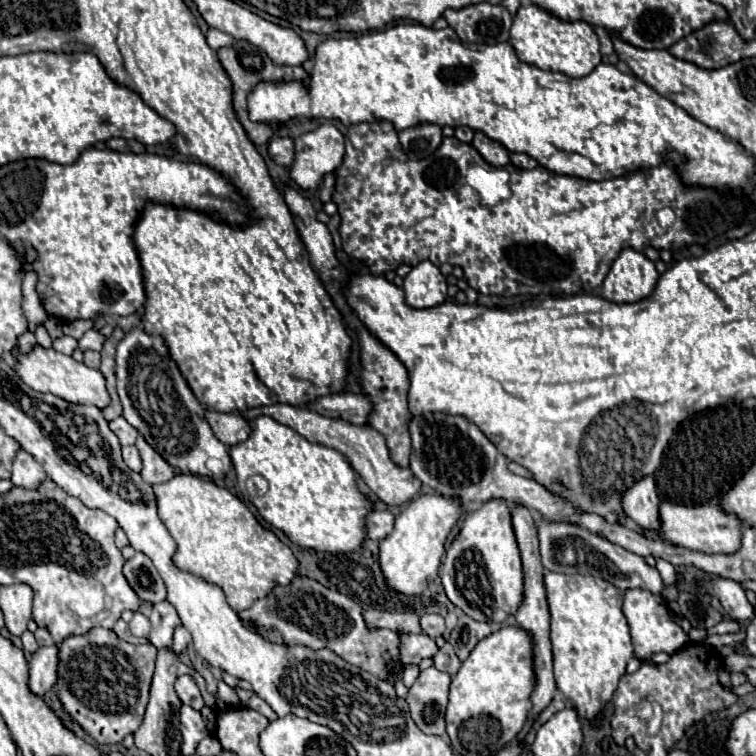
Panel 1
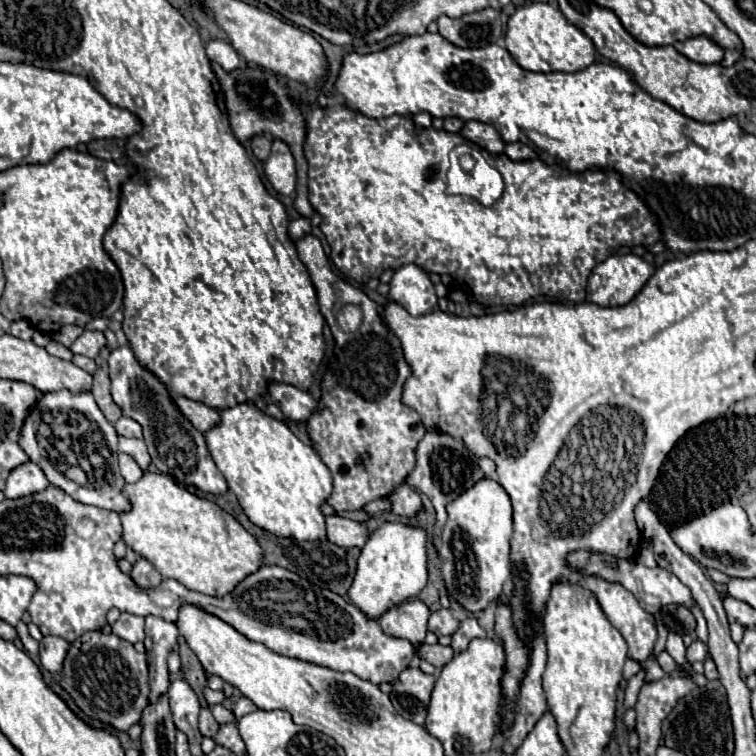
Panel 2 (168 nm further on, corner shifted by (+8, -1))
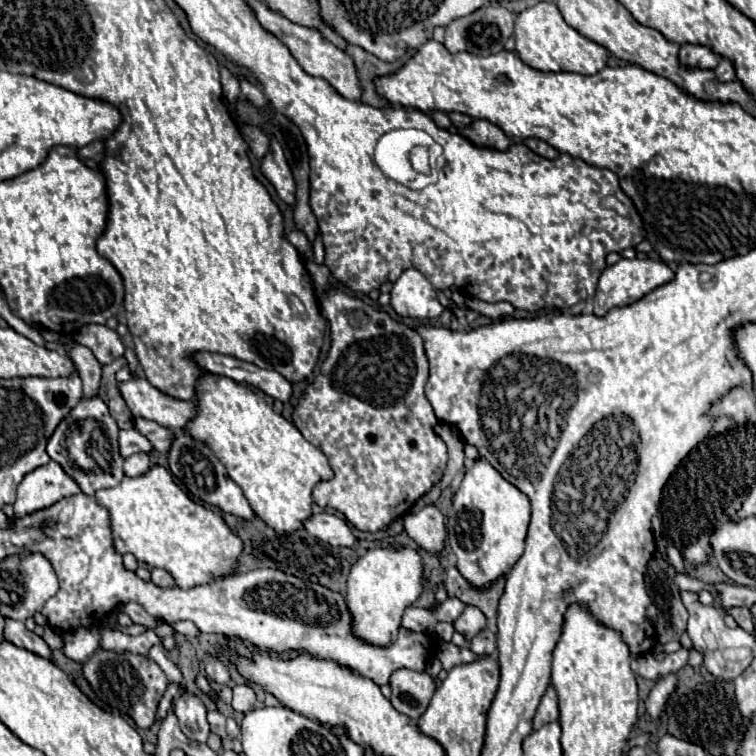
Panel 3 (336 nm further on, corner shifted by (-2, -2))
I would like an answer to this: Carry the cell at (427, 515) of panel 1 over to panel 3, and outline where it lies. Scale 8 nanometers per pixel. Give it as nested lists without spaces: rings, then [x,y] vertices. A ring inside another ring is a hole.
[[[409,545],[373,547],[353,565],[347,579],[347,603],[353,615],[353,631],[367,643],[391,645],[397,639],[403,611],[423,593],[423,559]]]

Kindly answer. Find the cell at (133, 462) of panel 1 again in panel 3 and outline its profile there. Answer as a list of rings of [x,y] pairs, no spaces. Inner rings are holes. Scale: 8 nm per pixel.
[[[137,453],[137,455],[131,455],[125,459],[125,465],[123,465],[123,471],[127,477],[139,477],[139,475],[145,475],[149,471],[149,455],[145,453]]]

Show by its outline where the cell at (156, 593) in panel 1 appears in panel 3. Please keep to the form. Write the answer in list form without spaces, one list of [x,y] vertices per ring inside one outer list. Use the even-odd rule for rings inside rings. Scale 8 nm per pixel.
[[[153,569],[153,571],[151,571],[151,581],[153,581],[155,585],[159,585],[159,587],[173,587],[173,585],[175,585],[173,577],[171,577],[165,569]]]

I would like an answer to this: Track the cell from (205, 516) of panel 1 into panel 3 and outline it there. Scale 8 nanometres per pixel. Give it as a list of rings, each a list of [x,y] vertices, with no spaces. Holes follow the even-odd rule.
[[[157,465],[151,467],[141,477],[123,477],[123,481],[113,489],[101,489],[95,493],[97,501],[105,505],[111,513],[111,527],[115,537],[115,547],[119,553],[133,553],[137,561],[147,563],[147,567],[161,567],[169,571],[175,583],[181,589],[191,589],[199,585],[213,583],[223,579],[231,567],[235,567],[235,559],[243,553],[243,539],[235,535],[235,531],[225,523],[221,513],[215,513],[199,503],[195,503],[171,477],[171,473]]]

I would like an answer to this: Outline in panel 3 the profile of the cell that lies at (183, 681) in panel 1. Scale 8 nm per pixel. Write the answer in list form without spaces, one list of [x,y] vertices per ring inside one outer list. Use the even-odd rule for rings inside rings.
[[[191,691],[183,693],[175,701],[175,715],[179,719],[181,731],[189,739],[195,739],[199,743],[207,741],[207,737],[209,737],[209,723],[207,723],[207,717],[205,717],[207,709],[197,695],[193,695]]]

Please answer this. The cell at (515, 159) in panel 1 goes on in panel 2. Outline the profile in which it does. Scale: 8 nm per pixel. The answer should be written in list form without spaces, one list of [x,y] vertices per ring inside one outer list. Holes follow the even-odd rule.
[[[511,142],[511,144],[507,144],[505,146],[505,154],[509,158],[513,158],[513,160],[533,160],[533,158],[539,158],[539,154],[531,146],[527,146],[523,142]]]

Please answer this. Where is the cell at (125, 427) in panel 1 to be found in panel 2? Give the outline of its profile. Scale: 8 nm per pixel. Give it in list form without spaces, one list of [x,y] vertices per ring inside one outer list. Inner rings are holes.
[[[121,416],[113,426],[115,426],[117,434],[121,434],[121,436],[143,438],[143,430],[141,430],[141,426],[139,426],[133,418],[129,418],[129,416]]]

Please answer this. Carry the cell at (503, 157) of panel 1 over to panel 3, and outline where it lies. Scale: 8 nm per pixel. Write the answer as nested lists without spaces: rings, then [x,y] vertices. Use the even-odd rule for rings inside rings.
[[[475,119],[471,125],[467,125],[461,131],[461,135],[479,147],[491,147],[491,149],[505,151],[511,145],[511,139],[487,119]]]

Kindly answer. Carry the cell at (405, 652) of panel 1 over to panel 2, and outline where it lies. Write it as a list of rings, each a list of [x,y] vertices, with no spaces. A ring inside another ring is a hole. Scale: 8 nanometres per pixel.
[[[423,644],[421,656],[423,656],[429,664],[433,664],[435,668],[443,668],[443,666],[453,658],[453,650],[451,650],[451,646],[441,646],[441,644],[429,646],[429,644]]]

